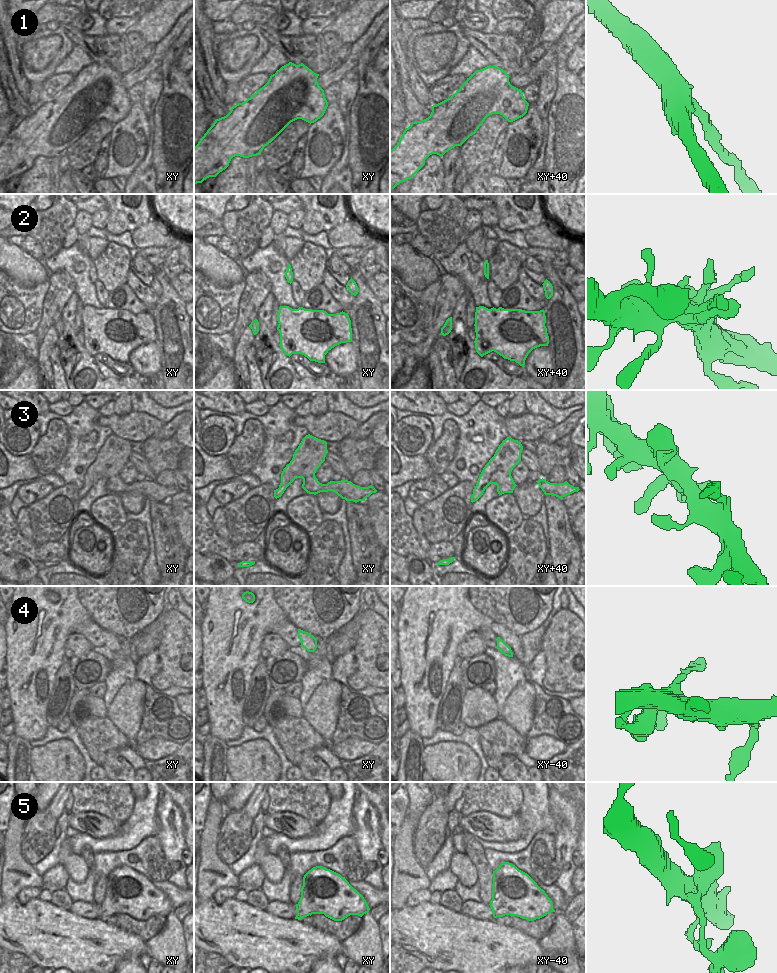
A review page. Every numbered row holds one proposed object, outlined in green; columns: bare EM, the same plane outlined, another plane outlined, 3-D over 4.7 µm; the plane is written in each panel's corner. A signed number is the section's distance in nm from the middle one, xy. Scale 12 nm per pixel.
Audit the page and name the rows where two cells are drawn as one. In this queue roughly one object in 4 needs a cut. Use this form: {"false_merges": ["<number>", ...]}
{"false_merges": []}

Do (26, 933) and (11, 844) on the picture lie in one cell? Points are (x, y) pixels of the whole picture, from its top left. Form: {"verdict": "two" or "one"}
{"verdict": "two"}

